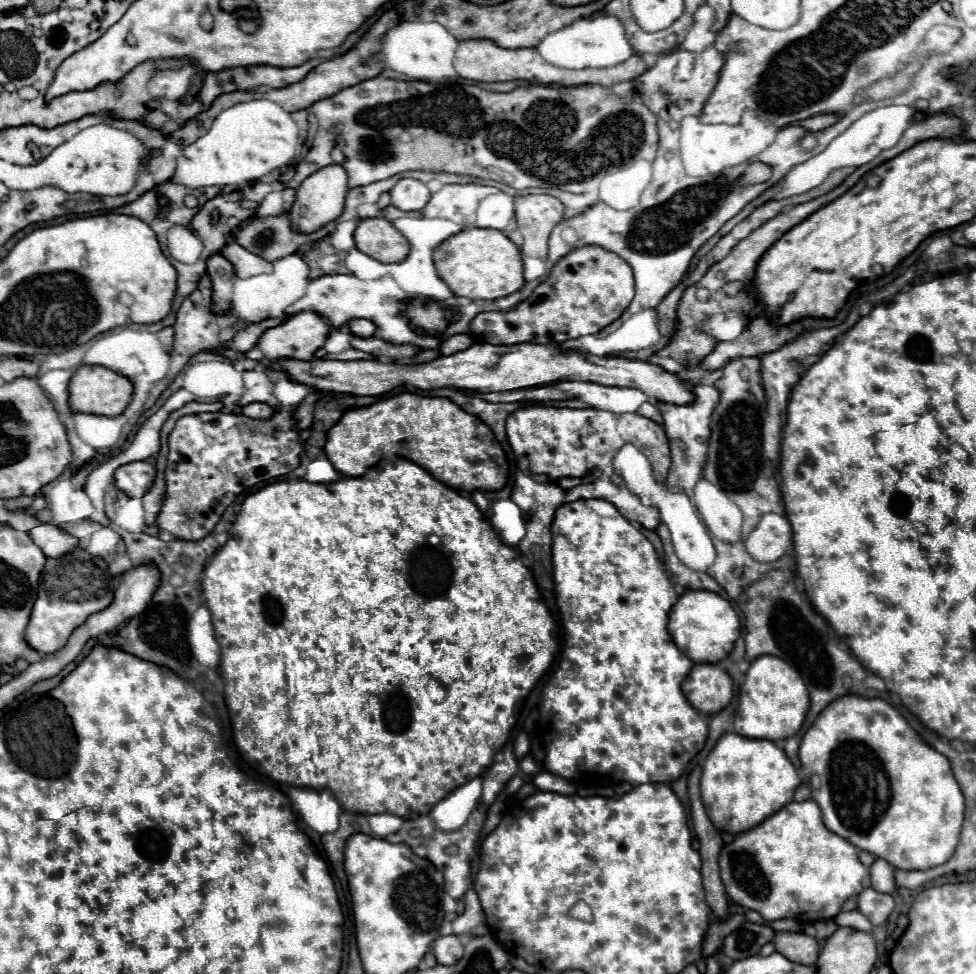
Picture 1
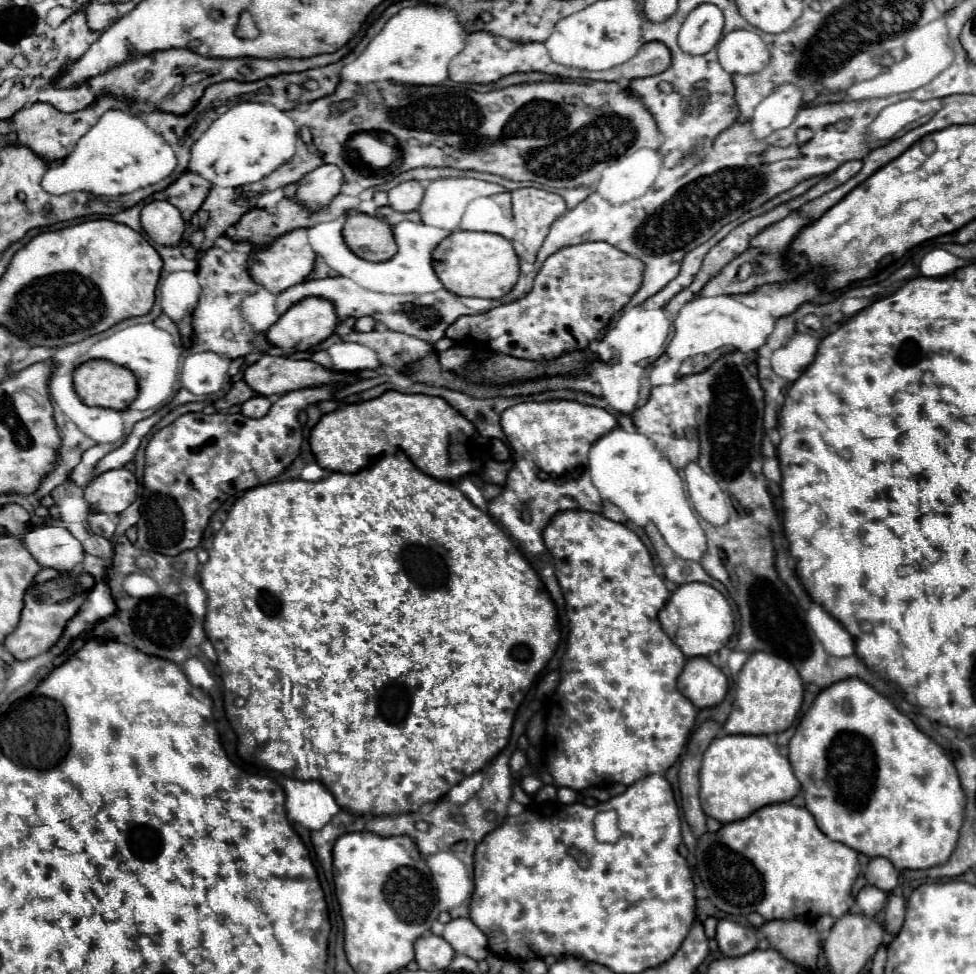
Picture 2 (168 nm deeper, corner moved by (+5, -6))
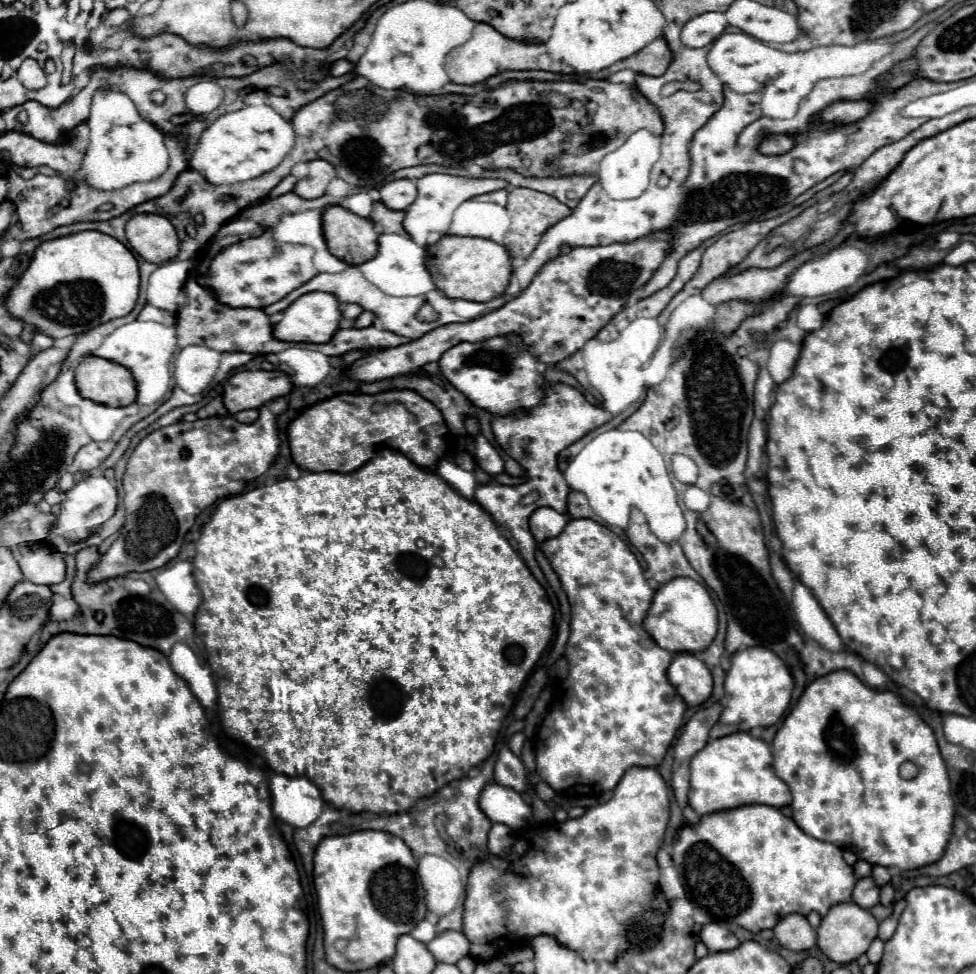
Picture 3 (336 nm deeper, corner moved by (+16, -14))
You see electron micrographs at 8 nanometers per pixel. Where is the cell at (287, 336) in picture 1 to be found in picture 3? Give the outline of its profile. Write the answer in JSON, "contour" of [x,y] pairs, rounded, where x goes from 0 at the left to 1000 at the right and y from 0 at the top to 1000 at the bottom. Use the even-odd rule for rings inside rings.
{"contour":[[[322,299],[316,303],[305,305],[295,317],[289,319],[289,328],[281,334],[279,344],[285,350],[299,350],[299,352],[334,352],[340,348],[348,332],[348,319],[346,319],[346,309],[342,303]]]}

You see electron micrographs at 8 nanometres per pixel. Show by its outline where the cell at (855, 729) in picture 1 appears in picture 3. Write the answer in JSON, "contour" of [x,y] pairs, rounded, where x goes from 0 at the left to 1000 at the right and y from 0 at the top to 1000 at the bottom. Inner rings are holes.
{"contour":[[[855,689],[852,693],[844,693],[840,697],[834,697],[826,705],[822,716],[818,718],[816,726],[807,732],[801,746],[797,748],[797,753],[791,761],[791,775],[793,775],[795,796],[809,808],[809,814],[811,814],[811,839],[816,841],[818,849],[824,855],[828,855],[828,857],[832,857],[840,863],[842,861],[852,863],[859,870],[871,872],[879,878],[879,882],[889,884],[893,888],[920,890],[922,894],[932,894],[932,892],[941,892],[941,890],[959,886],[967,878],[967,872],[969,872],[971,861],[975,857],[975,843],[977,843],[977,820],[973,816],[973,800],[971,800],[971,794],[969,794],[969,785],[963,777],[961,763],[959,763],[959,757],[957,757],[955,748],[943,738],[943,734],[939,730],[924,724],[924,720],[916,711],[891,707],[881,697],[877,697],[877,693],[873,693],[871,689]],[[928,781],[932,781],[941,787],[941,796],[936,800],[924,800],[922,798],[922,785],[928,783]]]}

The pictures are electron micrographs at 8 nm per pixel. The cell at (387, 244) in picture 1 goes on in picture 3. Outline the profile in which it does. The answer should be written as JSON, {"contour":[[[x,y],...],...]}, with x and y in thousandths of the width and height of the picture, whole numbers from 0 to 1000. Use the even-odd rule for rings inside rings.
{"contour":[[[336,213],[330,221],[334,252],[340,262],[357,272],[371,272],[387,260],[383,229],[350,213]]]}

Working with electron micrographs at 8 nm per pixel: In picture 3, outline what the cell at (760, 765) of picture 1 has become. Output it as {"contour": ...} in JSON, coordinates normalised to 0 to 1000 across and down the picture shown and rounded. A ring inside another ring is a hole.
{"contour":[[[750,753],[725,761],[725,765],[709,777],[705,820],[717,839],[766,824],[783,824],[799,831],[811,822],[807,806],[791,790],[789,765],[781,759],[773,759],[768,753]]]}

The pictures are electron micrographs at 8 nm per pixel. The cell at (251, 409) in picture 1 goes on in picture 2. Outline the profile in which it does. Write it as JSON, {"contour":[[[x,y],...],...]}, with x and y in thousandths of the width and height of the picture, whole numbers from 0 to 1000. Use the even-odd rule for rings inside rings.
{"contour":[[[265,406],[265,408],[257,408],[255,412],[251,412],[247,416],[247,424],[253,428],[269,428],[269,426],[274,426],[276,418],[278,418],[278,410]]]}

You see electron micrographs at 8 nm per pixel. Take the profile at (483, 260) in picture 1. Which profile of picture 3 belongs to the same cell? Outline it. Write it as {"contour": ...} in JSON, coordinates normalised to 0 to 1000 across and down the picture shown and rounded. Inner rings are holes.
{"contour":[[[455,241],[447,252],[439,256],[436,274],[443,282],[447,297],[451,297],[461,307],[477,309],[502,309],[512,305],[523,289],[525,270],[520,258],[502,245],[490,243],[467,243]]]}

